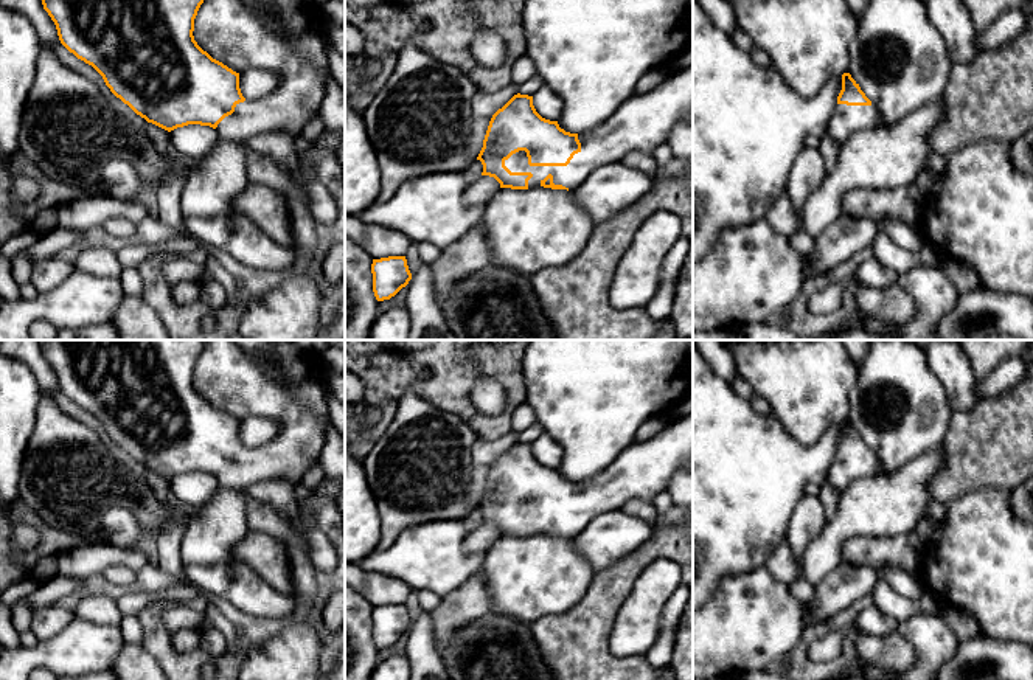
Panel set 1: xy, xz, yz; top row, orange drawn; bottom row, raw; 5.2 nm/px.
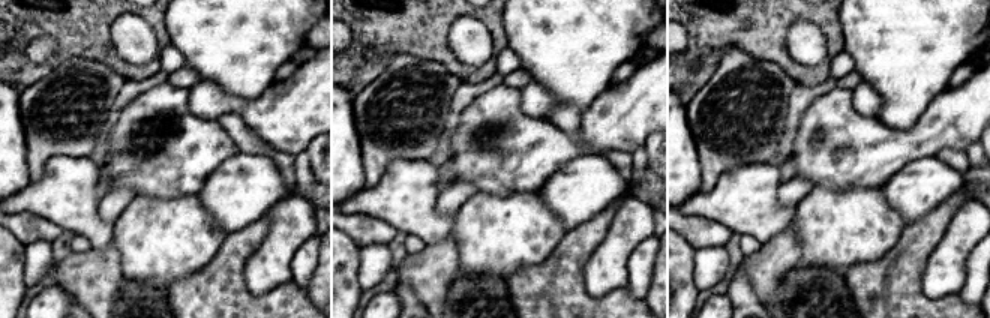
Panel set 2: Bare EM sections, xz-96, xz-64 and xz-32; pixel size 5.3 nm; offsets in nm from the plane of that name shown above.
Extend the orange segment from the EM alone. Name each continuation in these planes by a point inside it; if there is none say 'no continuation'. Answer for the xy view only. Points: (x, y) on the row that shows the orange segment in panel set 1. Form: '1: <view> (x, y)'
1: xy (288, 42)

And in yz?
1: yz (847, 120)

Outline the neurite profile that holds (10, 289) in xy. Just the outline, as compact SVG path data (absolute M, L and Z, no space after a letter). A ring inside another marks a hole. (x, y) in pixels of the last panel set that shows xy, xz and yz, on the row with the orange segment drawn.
M0 258L0 297L3 300L17 300L20 287L12 276L12 264L8 258Z

